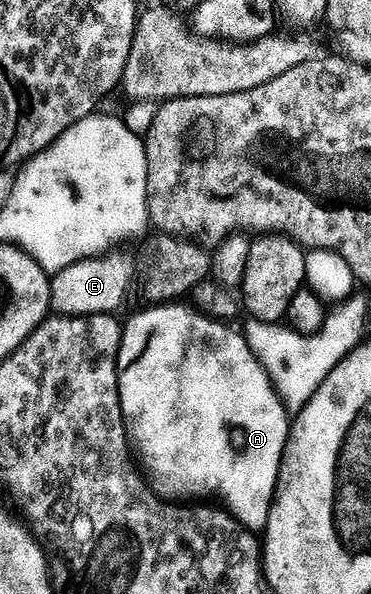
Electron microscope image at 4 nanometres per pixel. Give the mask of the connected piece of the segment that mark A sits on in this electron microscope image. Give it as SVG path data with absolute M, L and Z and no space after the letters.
M127 321L123 330L123 346L119 348L119 402L123 408L123 419L130 444L137 445L143 459L144 472L156 473L154 483L149 485L151 491L159 487L155 492L157 497L161 496L163 489L167 489L167 493L185 493L185 503L205 501L207 497L220 497L225 503L223 505L227 513L231 514L244 530L262 530L267 523L268 513L276 495L279 469L282 467L283 453L289 440L289 414L274 385L271 384L268 370L257 360L253 349L251 353L250 347L241 338L230 337L229 333L211 333L211 329L207 329L205 333L199 333L199 337L203 339L191 339L191 329L183 329L183 337L187 337L183 345L149 345L147 341L139 341L139 337L147 337L147 333L139 333L139 329L143 329L143 321L139 321L139 325Z

